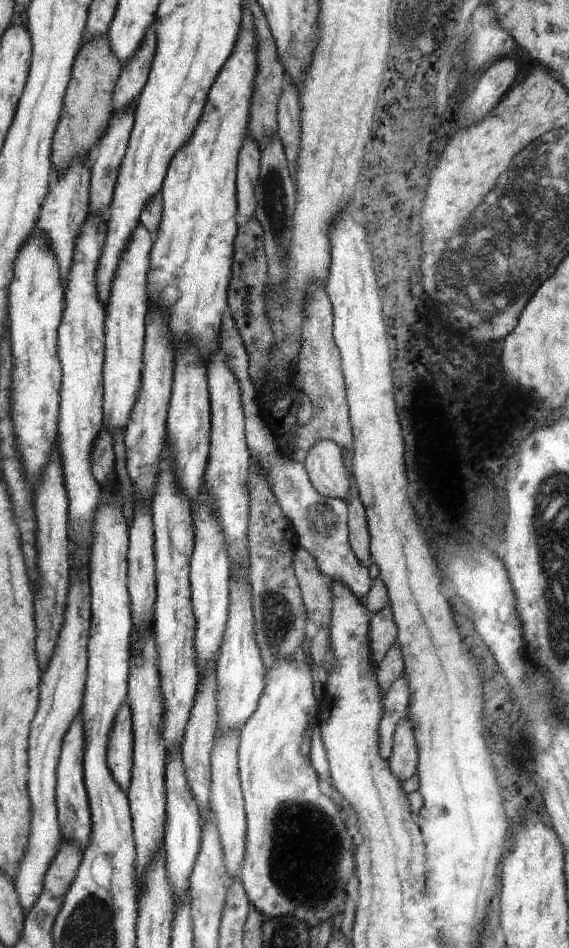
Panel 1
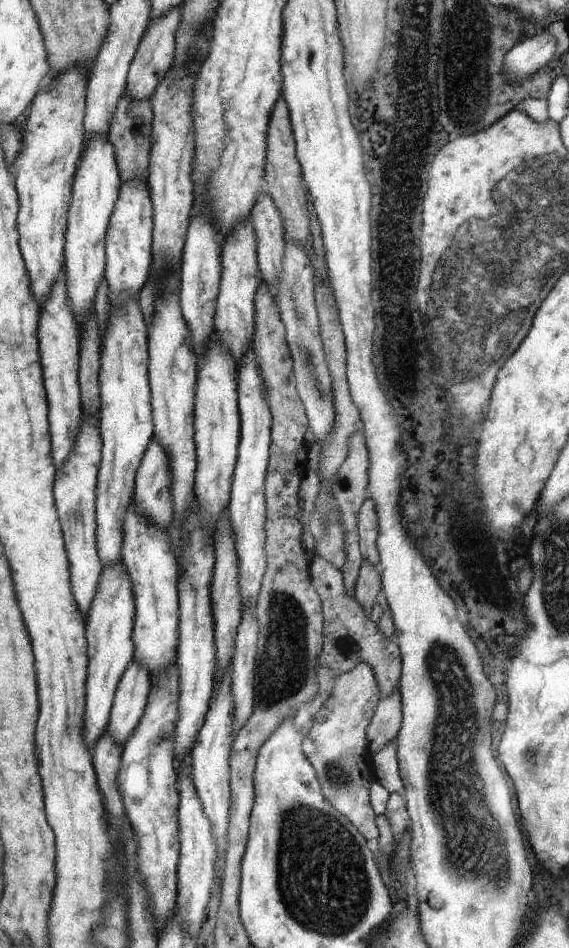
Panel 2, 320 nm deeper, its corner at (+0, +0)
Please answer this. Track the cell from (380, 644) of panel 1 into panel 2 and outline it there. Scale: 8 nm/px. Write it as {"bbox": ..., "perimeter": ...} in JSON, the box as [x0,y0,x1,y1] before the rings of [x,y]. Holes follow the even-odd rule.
{"bbox":[306,663,381,842],"perimeter":[[[358,663],[352,671],[345,672],[336,680],[333,690],[323,700],[322,706],[315,714],[313,725],[306,738],[314,744],[314,752],[310,755],[325,799],[338,809],[354,828],[359,829],[366,840],[376,842],[376,814],[368,800],[368,788],[374,781],[368,726],[378,708],[381,689],[377,684],[376,673],[366,663]]]}

